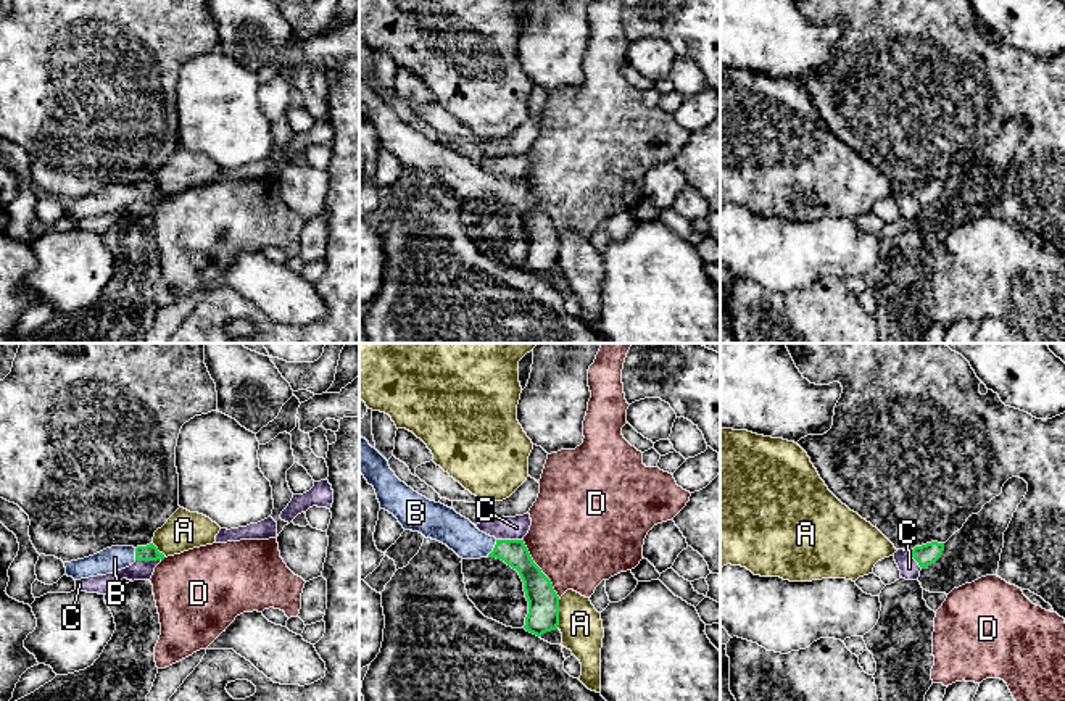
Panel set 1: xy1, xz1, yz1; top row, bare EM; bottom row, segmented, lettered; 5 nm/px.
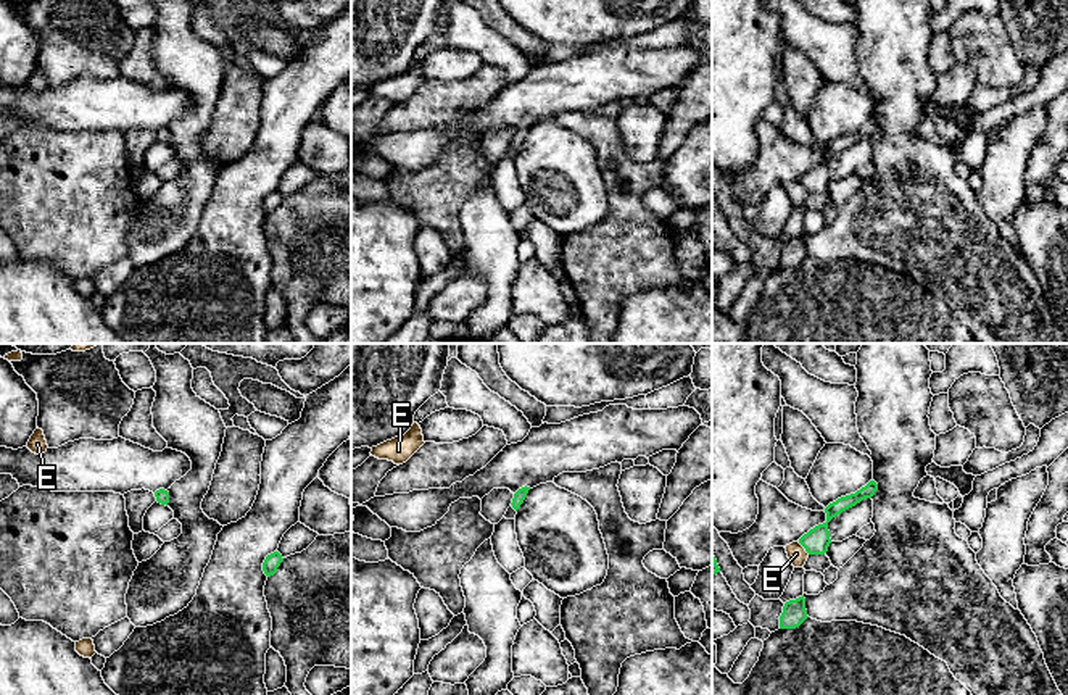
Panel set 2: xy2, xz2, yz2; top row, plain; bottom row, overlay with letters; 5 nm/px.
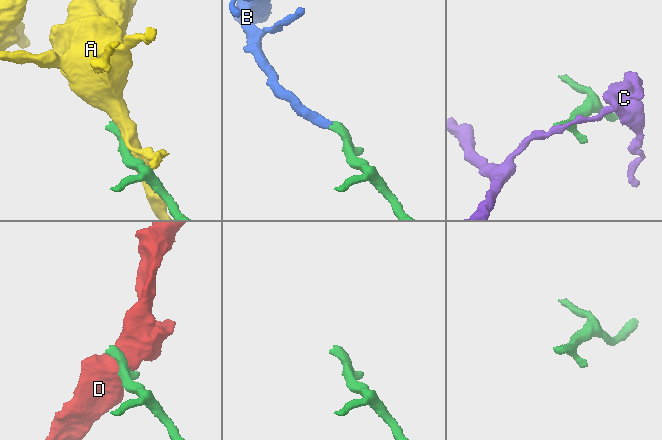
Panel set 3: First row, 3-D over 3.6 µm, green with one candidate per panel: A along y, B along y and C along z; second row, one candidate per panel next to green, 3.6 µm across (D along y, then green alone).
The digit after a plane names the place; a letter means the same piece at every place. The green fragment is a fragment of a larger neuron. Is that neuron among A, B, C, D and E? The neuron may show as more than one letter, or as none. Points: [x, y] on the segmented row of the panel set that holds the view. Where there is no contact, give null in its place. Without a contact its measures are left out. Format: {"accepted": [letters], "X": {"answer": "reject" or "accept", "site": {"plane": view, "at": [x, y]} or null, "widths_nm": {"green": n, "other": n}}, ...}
{"accepted": ["B"], "A": {"answer": "reject", "site": {"plane": "xz1", "at": [558, 614]}, "widths_nm": {"green": 160, "other": 220}}, "B": {"answer": "accept", "site": {"plane": "xz1", "at": [493, 548]}, "widths_nm": {"green": 140, "other": 170}}, "C": {"answer": "reject", "site": {"plane": "xy1", "at": [149, 559]}, "widths_nm": {"green": 80, "other": 100}}, "D": {"answer": "reject", "site": {"plane": "xz1", "at": [540, 569]}, "widths_nm": {"green": 160, "other": 500}}, "E": {"answer": "reject", "site": {"plane": "yz2", "at": [803, 545]}, "widths_nm": {"green": 130, "other": 90}}}

